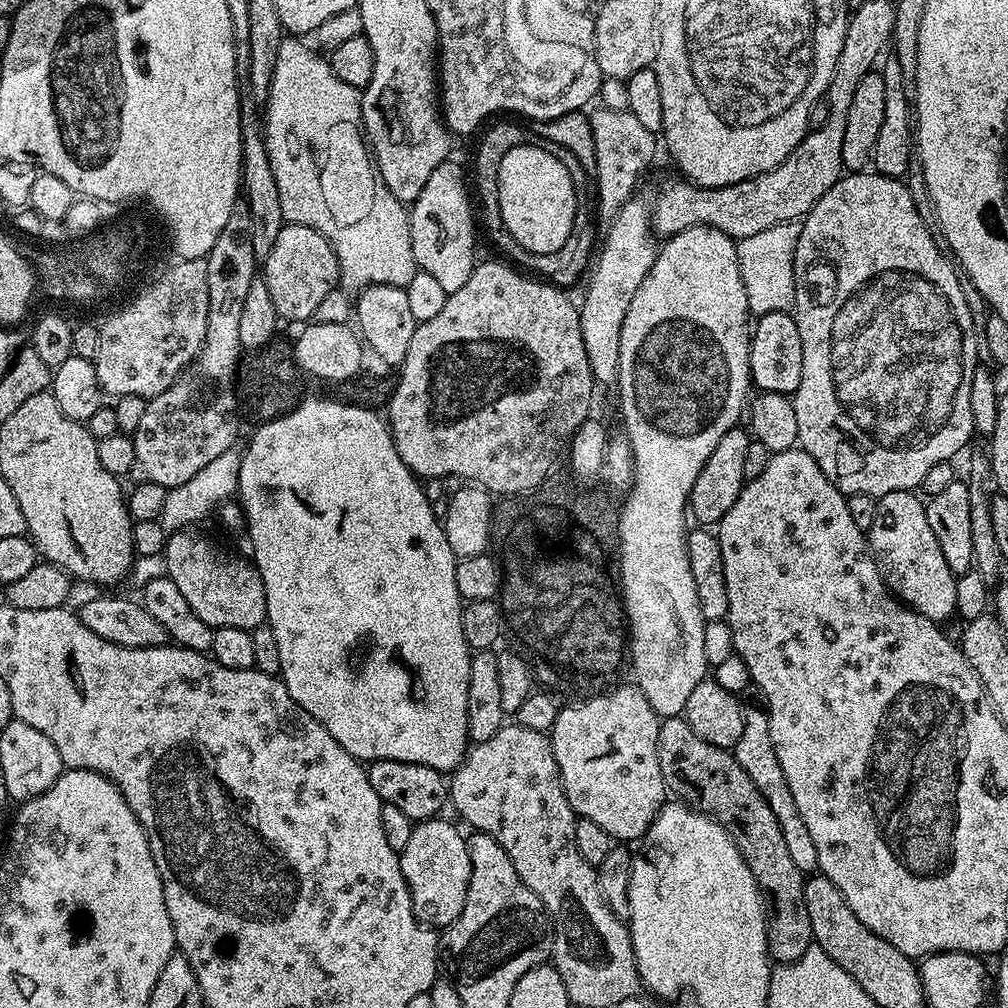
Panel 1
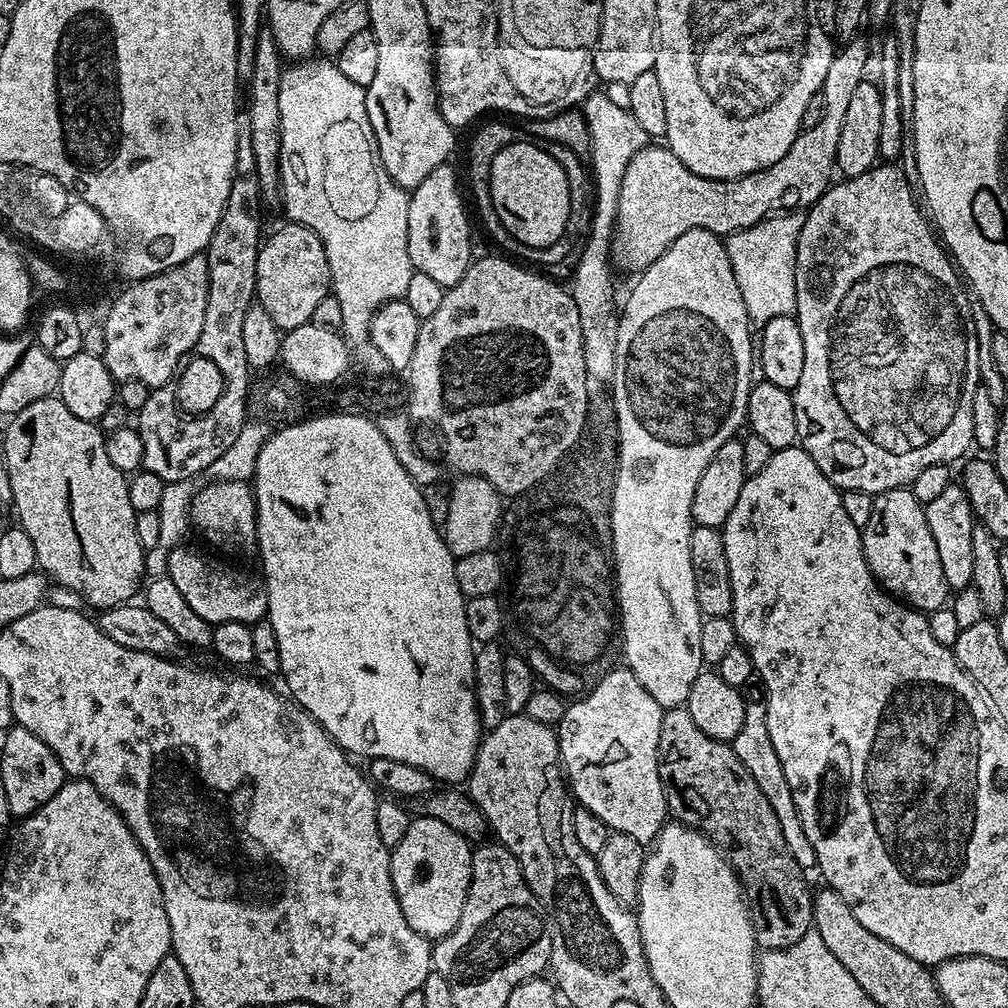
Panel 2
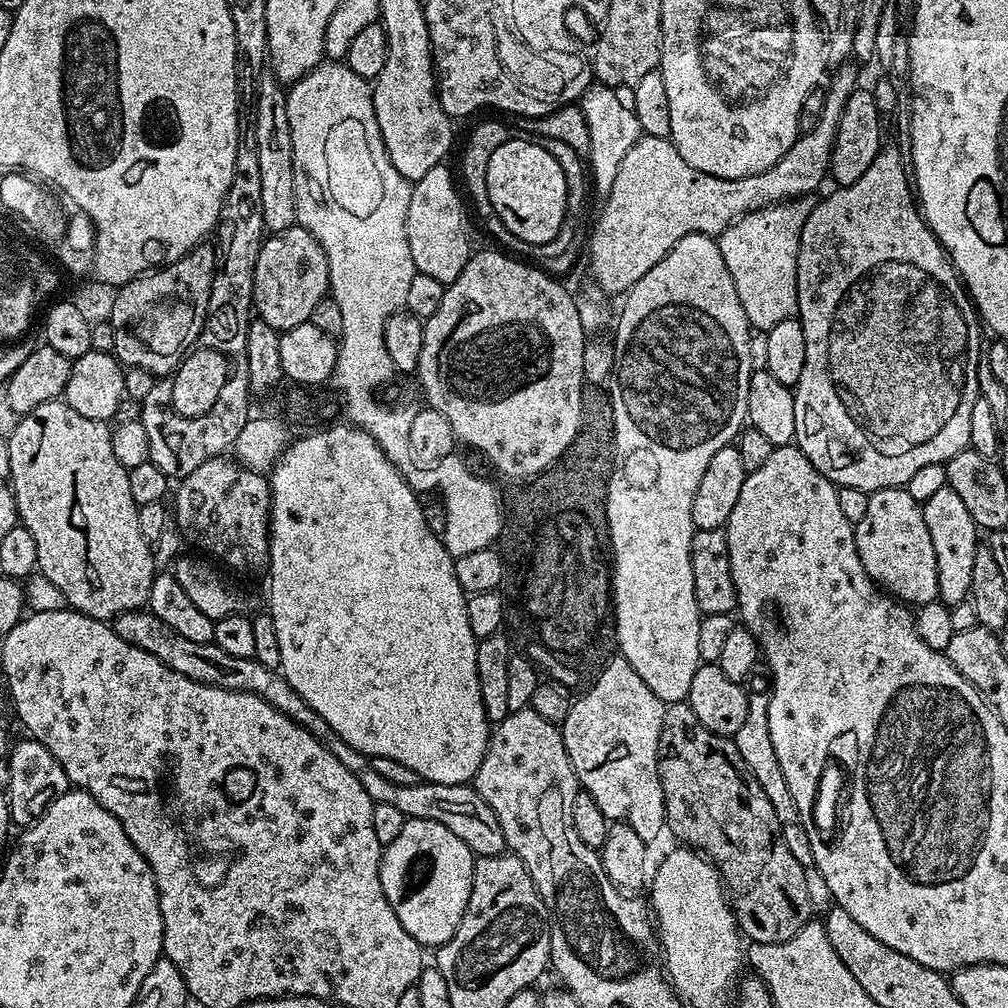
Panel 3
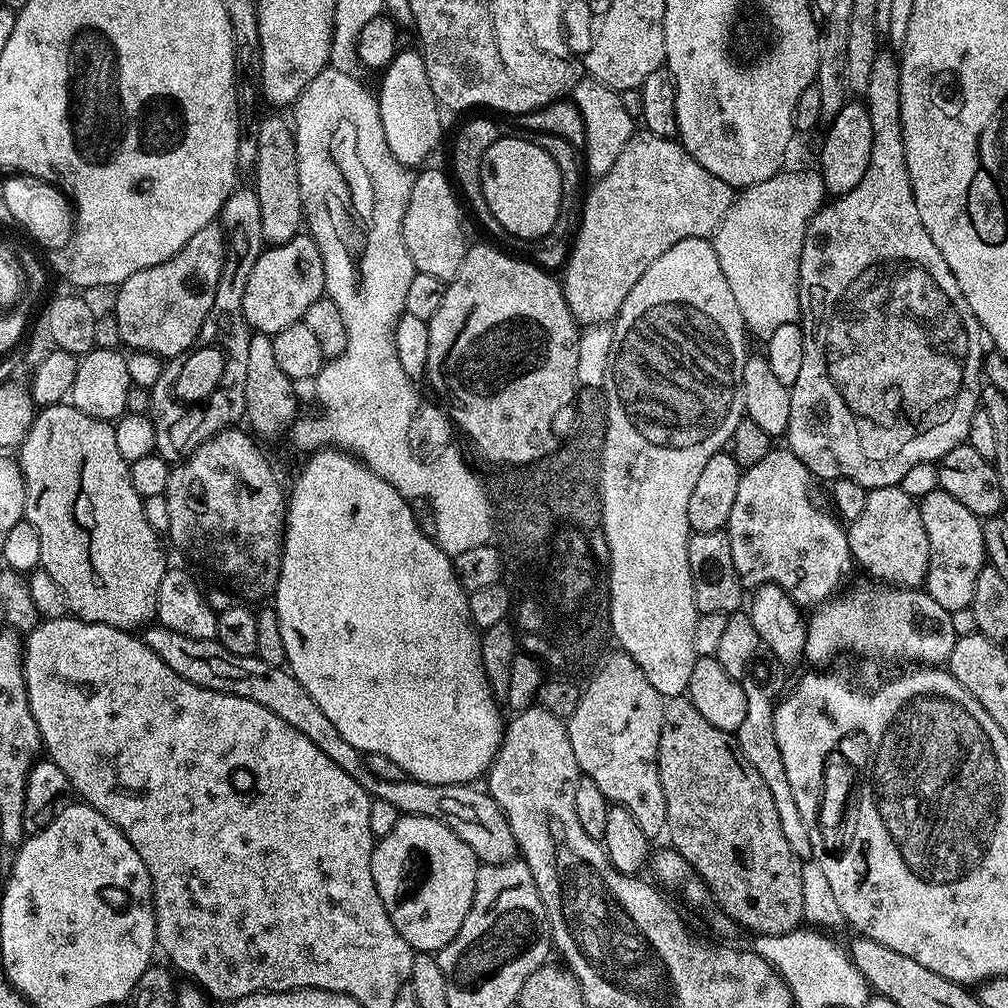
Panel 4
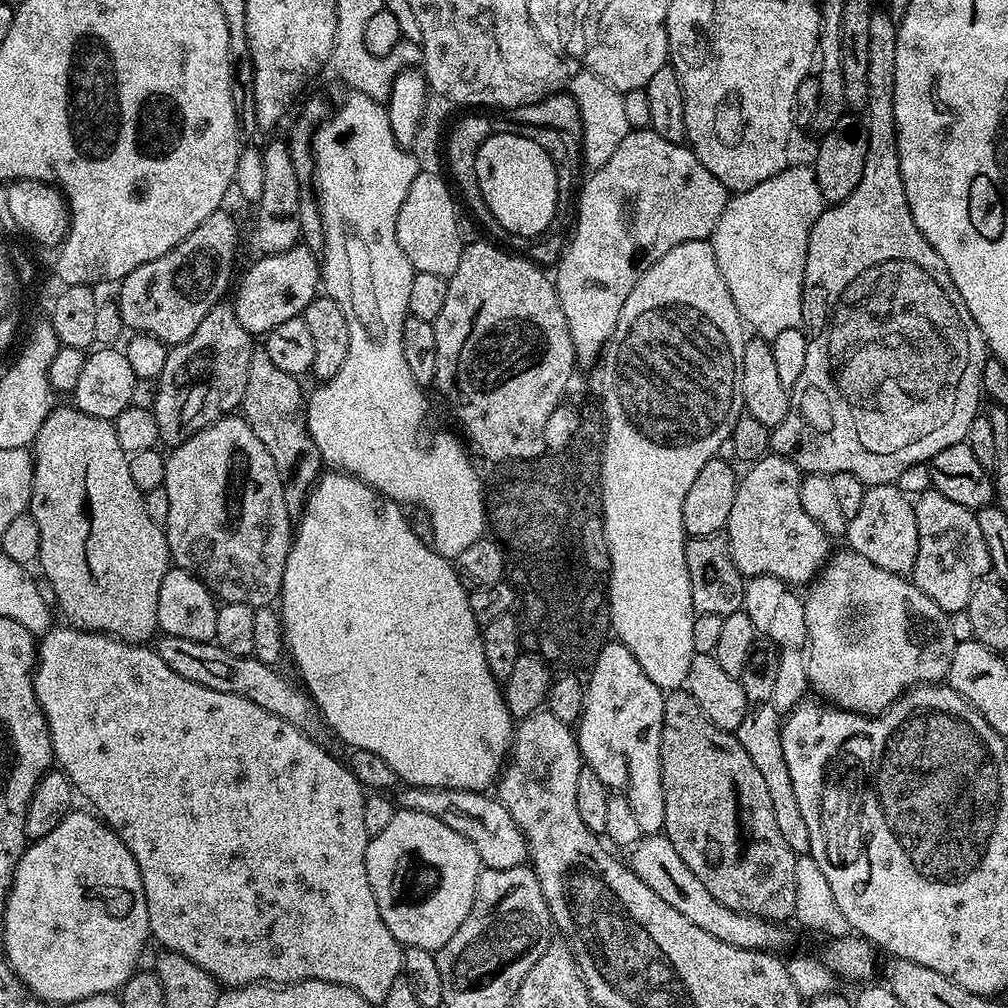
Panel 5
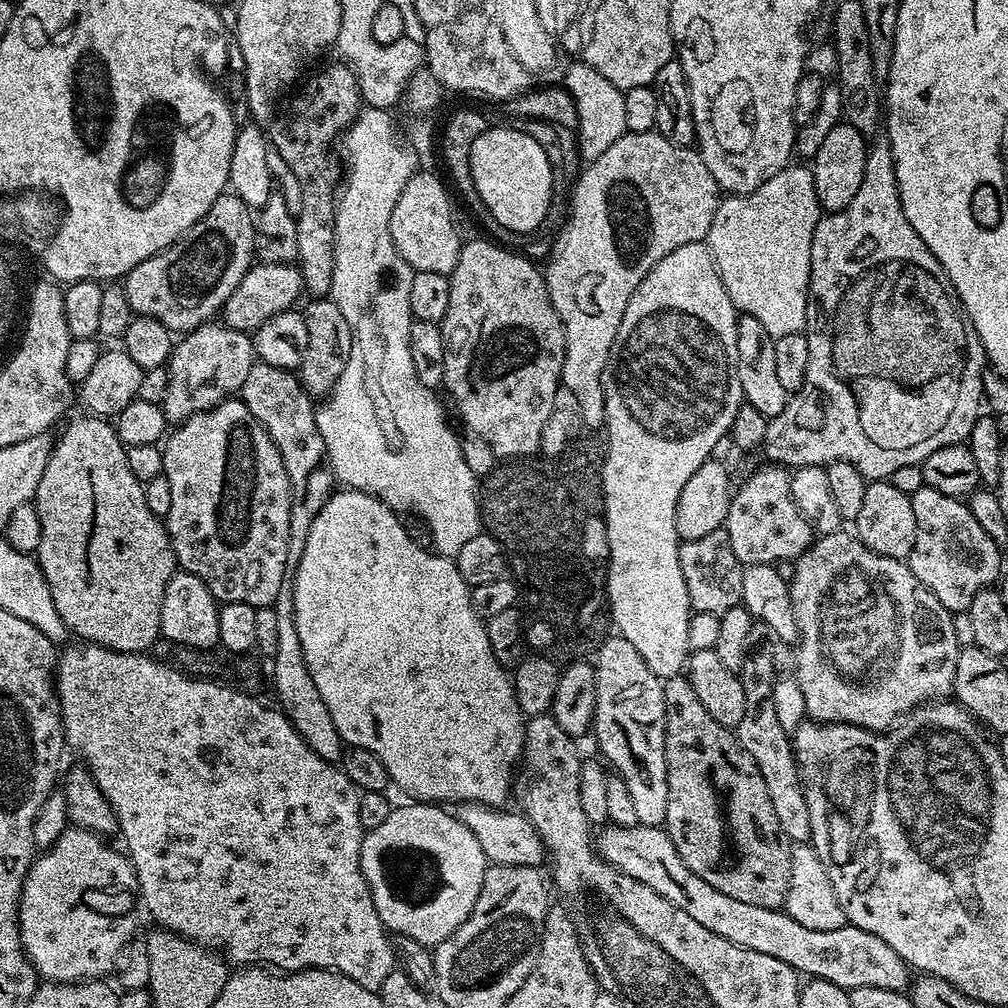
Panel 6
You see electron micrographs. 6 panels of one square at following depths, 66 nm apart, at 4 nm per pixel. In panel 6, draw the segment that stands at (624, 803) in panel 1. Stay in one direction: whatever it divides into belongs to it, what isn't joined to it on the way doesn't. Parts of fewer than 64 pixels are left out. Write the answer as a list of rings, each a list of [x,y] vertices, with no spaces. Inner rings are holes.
[[[612,639],[604,647],[604,652],[600,652],[597,672],[594,737],[600,747],[599,755],[611,765],[615,775],[626,782],[626,790],[630,790],[634,797],[640,823],[663,825],[668,775],[664,753],[664,686],[661,677],[656,676],[646,662],[642,662],[642,654],[633,651],[628,643],[620,639]]]

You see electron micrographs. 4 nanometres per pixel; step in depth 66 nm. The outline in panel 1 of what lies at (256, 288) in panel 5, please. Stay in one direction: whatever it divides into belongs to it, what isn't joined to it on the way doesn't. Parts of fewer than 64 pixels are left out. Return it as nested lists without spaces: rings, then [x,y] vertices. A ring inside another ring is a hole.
[[[285,223],[278,238],[274,238],[274,246],[270,246],[270,254],[263,257],[262,279],[281,321],[311,321],[322,298],[333,295],[341,283],[336,249],[330,246],[330,242],[316,228]]]

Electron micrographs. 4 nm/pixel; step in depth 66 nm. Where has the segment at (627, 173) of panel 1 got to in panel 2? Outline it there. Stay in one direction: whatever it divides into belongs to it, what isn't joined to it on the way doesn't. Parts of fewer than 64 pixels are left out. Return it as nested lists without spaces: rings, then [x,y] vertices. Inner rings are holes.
[[[594,90],[590,93],[586,99],[584,99],[582,105],[582,111],[584,117],[586,118],[586,126],[590,126],[590,146],[592,147],[592,158],[590,161],[590,180],[594,185],[594,211],[590,221],[590,227],[586,233],[586,239],[583,241],[584,249],[579,252],[575,257],[576,260],[576,269],[572,272],[572,284],[570,283],[570,291],[572,293],[572,301],[574,306],[578,306],[578,318],[580,319],[580,325],[582,326],[582,338],[584,339],[584,357],[586,358],[586,370],[588,371],[589,377],[593,381],[604,380],[604,382],[611,381],[612,371],[616,365],[616,347],[618,346],[618,326],[620,325],[618,319],[617,309],[612,309],[612,272],[613,269],[610,267],[610,249],[612,247],[612,230],[616,222],[616,211],[618,210],[618,196],[622,190],[622,176],[626,174],[626,168],[630,166],[630,160],[634,158],[636,154],[643,148],[649,147],[650,138],[646,134],[646,130],[642,130],[642,126],[638,126],[638,121],[634,119],[634,114],[630,114],[628,110],[621,107],[617,107],[614,103],[610,102],[610,98],[607,97],[607,94],[604,90]]]

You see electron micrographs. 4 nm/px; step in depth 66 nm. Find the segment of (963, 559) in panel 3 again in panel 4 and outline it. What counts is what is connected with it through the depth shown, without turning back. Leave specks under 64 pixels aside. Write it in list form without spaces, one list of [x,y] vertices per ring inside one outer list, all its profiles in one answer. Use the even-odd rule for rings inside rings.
[[[939,487],[926,494],[918,503],[922,526],[926,526],[926,542],[930,544],[928,578],[922,585],[923,591],[947,612],[971,608],[974,582],[978,578],[978,570],[982,570],[986,563],[981,517],[966,510],[966,506],[962,506],[954,494],[946,494]]]

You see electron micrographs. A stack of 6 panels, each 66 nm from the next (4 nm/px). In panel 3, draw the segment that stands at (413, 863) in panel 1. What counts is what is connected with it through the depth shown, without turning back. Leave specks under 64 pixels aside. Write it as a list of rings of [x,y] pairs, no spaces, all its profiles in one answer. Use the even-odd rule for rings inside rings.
[[[405,819],[402,830],[394,842],[383,845],[380,854],[380,881],[382,894],[386,894],[386,902],[398,914],[398,922],[402,922],[402,930],[410,934],[425,949],[439,949],[441,944],[450,942],[462,922],[462,914],[470,902],[472,875],[476,873],[476,860],[470,846],[458,838],[451,830],[446,830],[442,822],[433,820]]]

